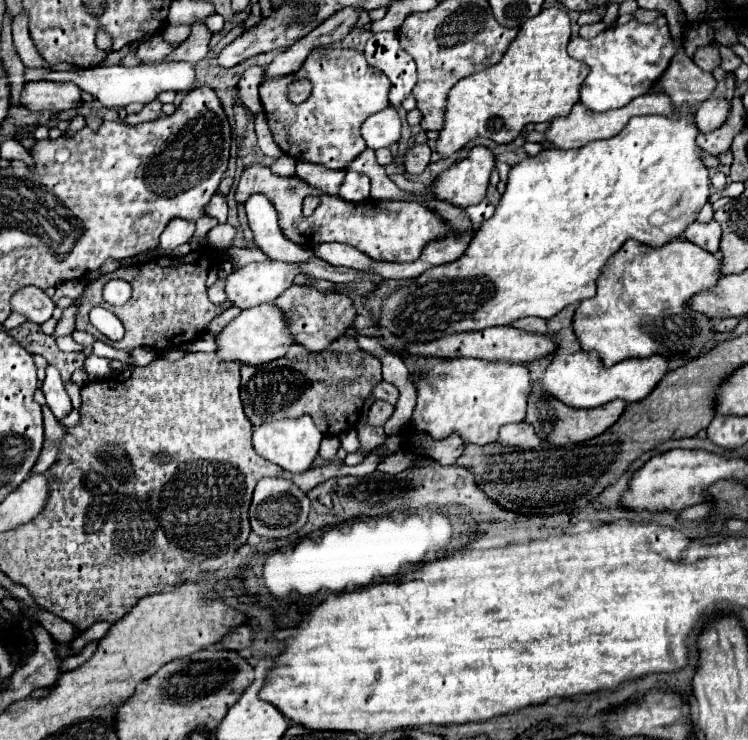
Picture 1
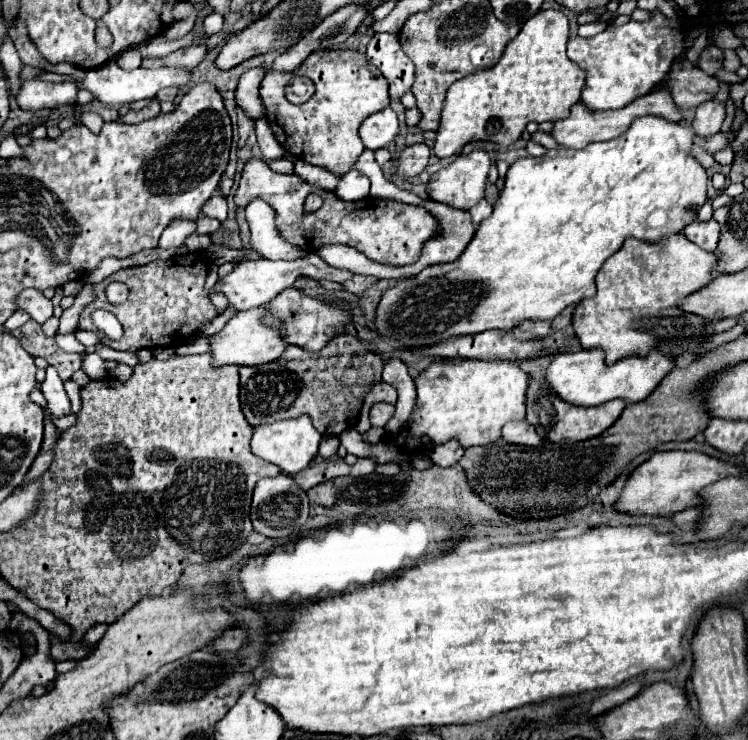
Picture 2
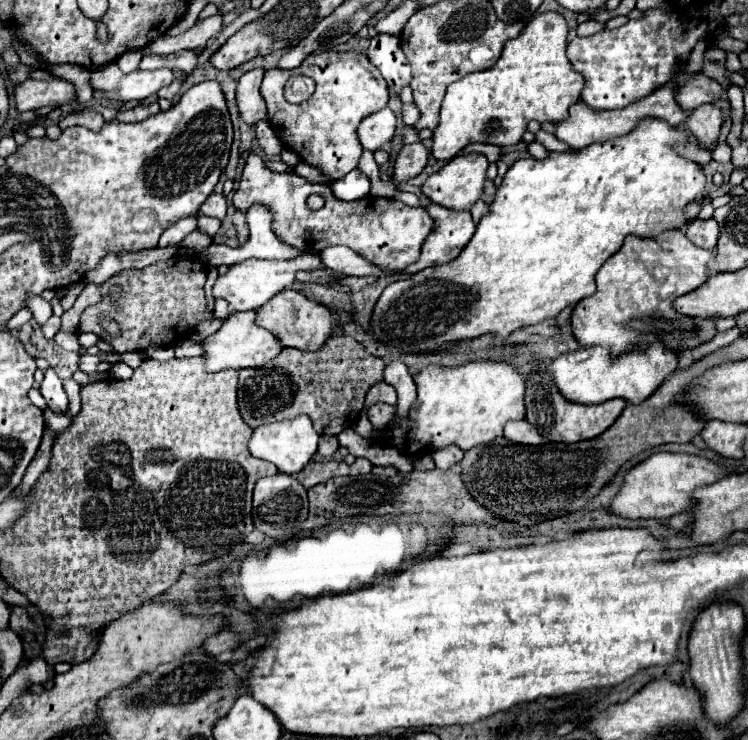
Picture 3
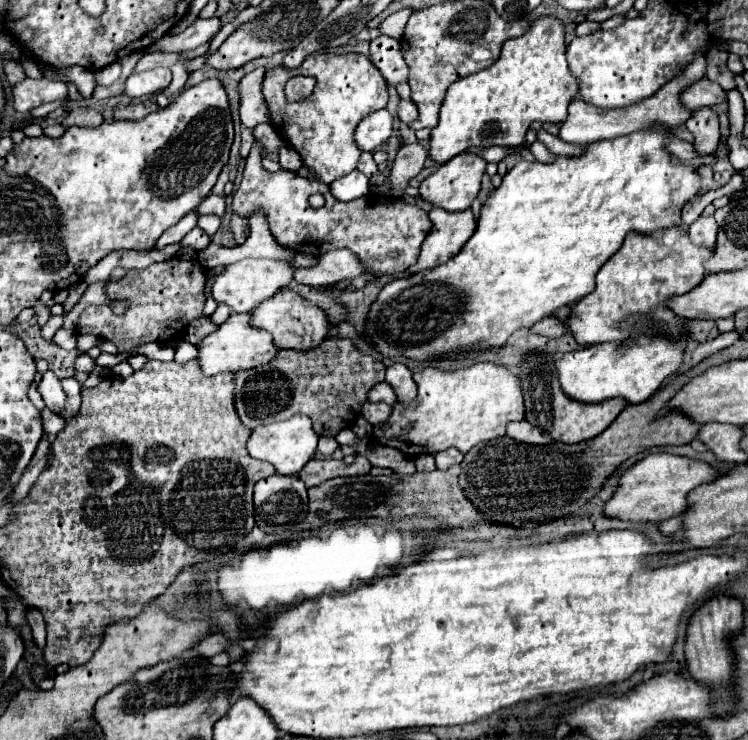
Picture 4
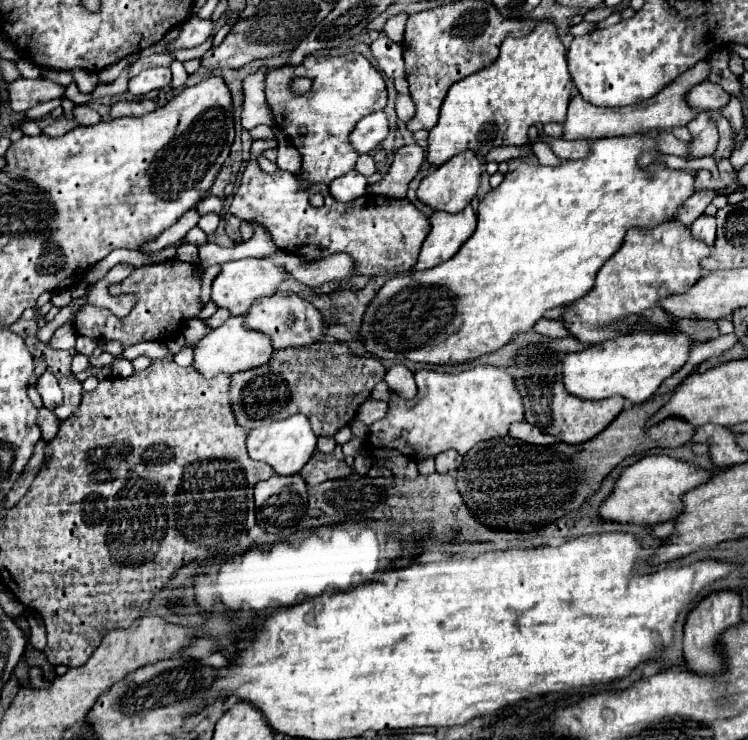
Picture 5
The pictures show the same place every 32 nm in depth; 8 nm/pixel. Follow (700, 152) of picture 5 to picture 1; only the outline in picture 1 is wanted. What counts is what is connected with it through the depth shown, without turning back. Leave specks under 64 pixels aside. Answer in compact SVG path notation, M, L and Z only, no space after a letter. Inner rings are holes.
M710 98L696 108L694 124L698 132L712 132L724 124L726 116L728 116L728 102L724 98Z

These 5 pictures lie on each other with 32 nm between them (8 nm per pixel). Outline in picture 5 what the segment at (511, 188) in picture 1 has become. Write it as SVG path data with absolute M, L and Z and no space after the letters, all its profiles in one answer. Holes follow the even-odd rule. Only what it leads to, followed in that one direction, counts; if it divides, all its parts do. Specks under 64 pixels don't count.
M636 134L594 140L588 158L564 160L556 168L520 162L496 190L490 190L480 200L476 232L450 260L432 270L386 280L362 316L358 340L366 352L384 360L404 356L432 366L466 364L500 350L514 336L528 332L546 310L566 306L588 294L596 272L622 246L630 228L654 228L674 220L676 208L696 192L696 178L688 172L670 170L660 162L640 170L636 166L638 154L652 150L656 150L656 138Z

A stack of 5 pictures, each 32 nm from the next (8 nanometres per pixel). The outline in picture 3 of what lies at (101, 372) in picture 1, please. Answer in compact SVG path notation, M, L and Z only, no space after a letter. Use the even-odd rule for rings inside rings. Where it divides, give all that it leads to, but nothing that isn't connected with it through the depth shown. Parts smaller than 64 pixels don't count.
M82 354L78 360L78 368L90 376L96 376L96 368L100 366L98 356L90 356L90 354Z

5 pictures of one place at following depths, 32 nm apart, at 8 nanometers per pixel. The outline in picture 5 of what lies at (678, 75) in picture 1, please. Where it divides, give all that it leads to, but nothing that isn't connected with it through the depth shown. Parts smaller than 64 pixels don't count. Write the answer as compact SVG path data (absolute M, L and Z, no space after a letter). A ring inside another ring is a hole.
M702 82L698 86L694 86L688 96L686 96L688 104L692 108L698 108L698 110L718 110L722 106L728 104L730 100L730 94L722 90L722 86L718 84L712 84L712 82Z

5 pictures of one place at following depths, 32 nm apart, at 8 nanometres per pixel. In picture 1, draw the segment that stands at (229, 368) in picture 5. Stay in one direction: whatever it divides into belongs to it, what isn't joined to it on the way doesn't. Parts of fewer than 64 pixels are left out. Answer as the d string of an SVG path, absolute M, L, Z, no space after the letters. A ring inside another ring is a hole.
M260 304L256 308L240 312L220 334L216 334L216 354L220 362L242 362L260 366L282 358L288 352L290 344L294 342L288 336L288 322L282 320L274 304Z

